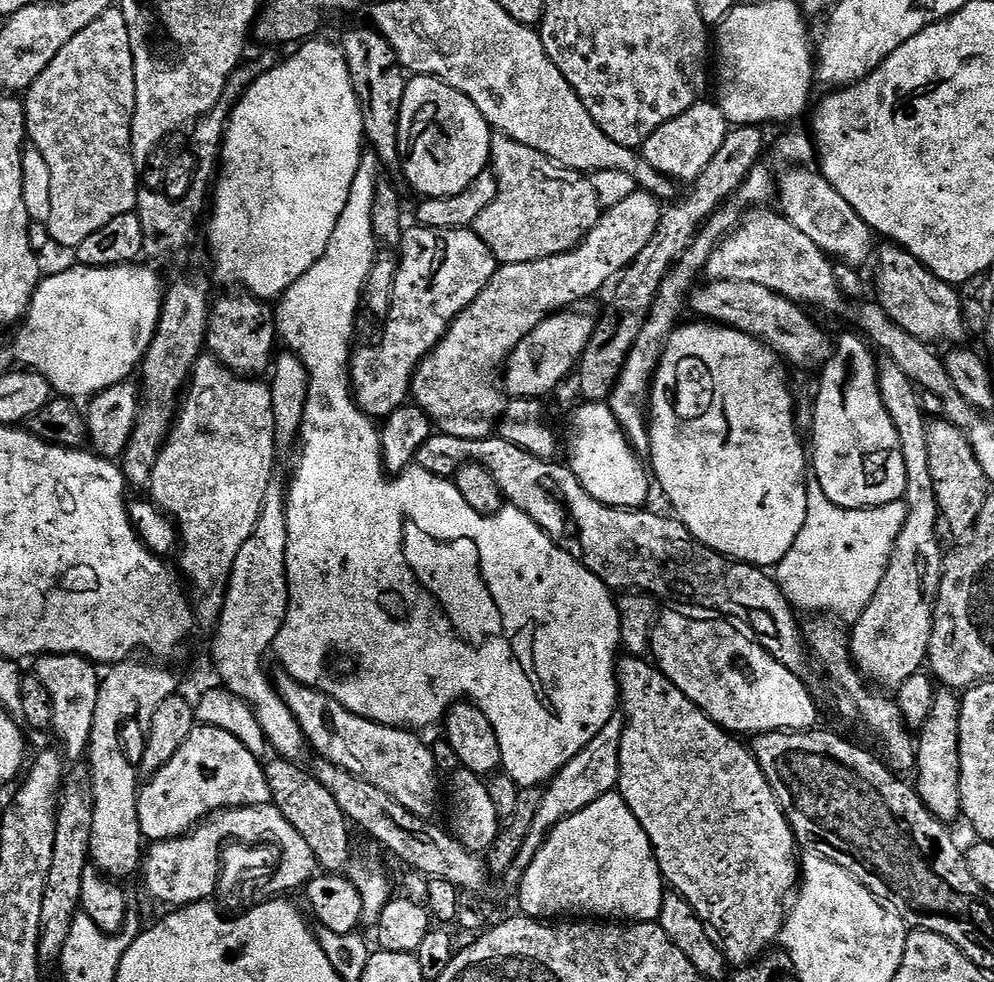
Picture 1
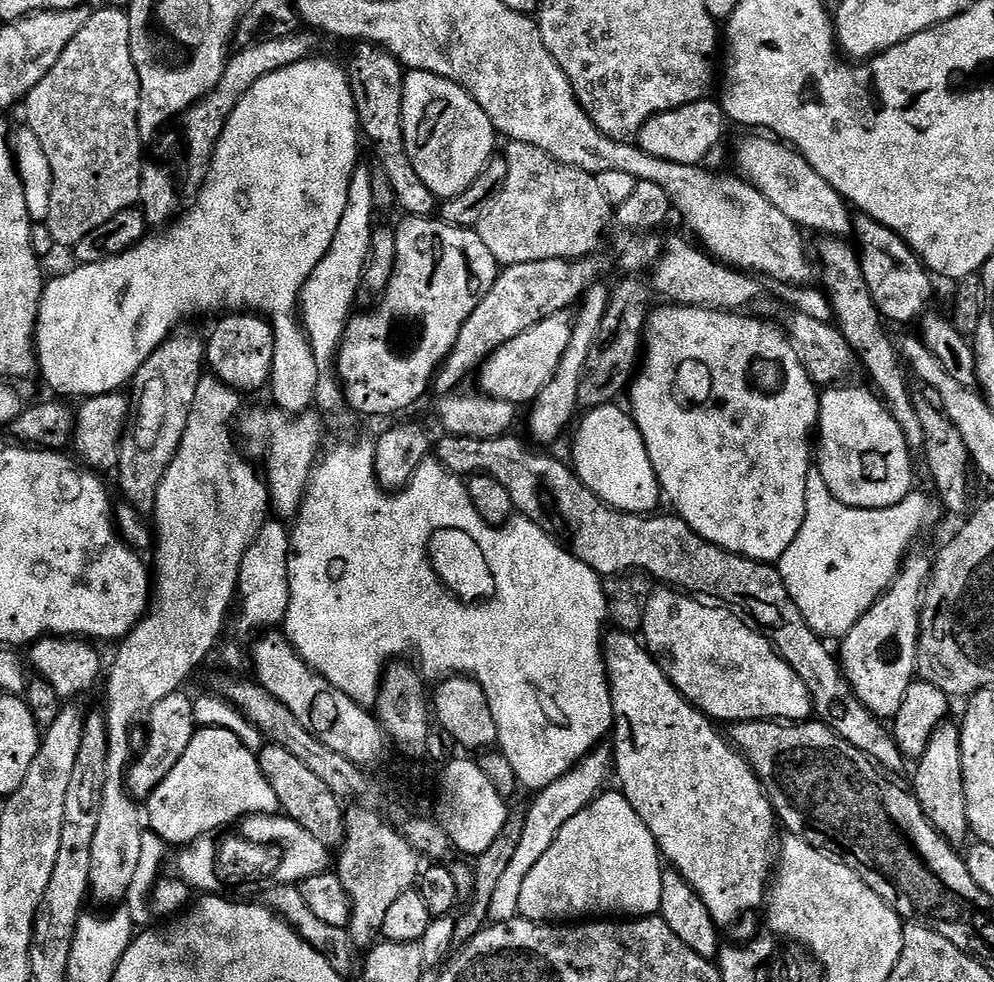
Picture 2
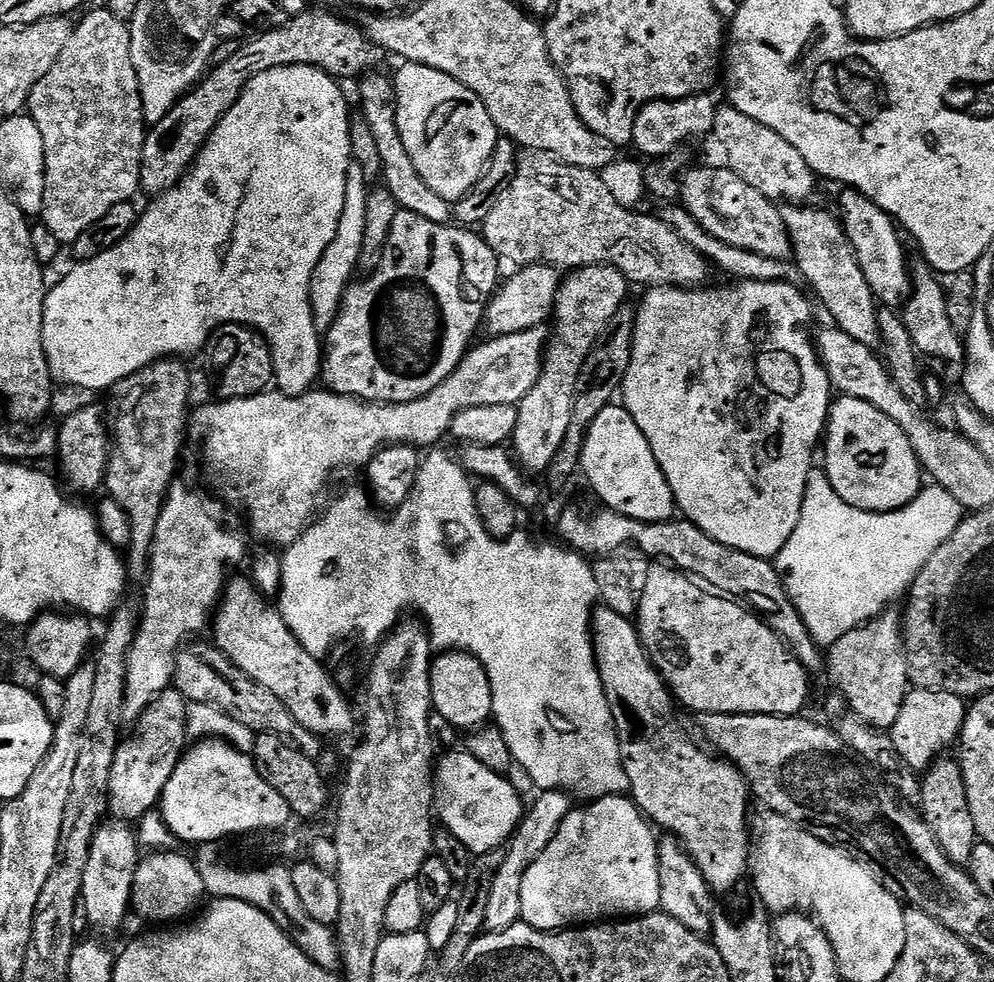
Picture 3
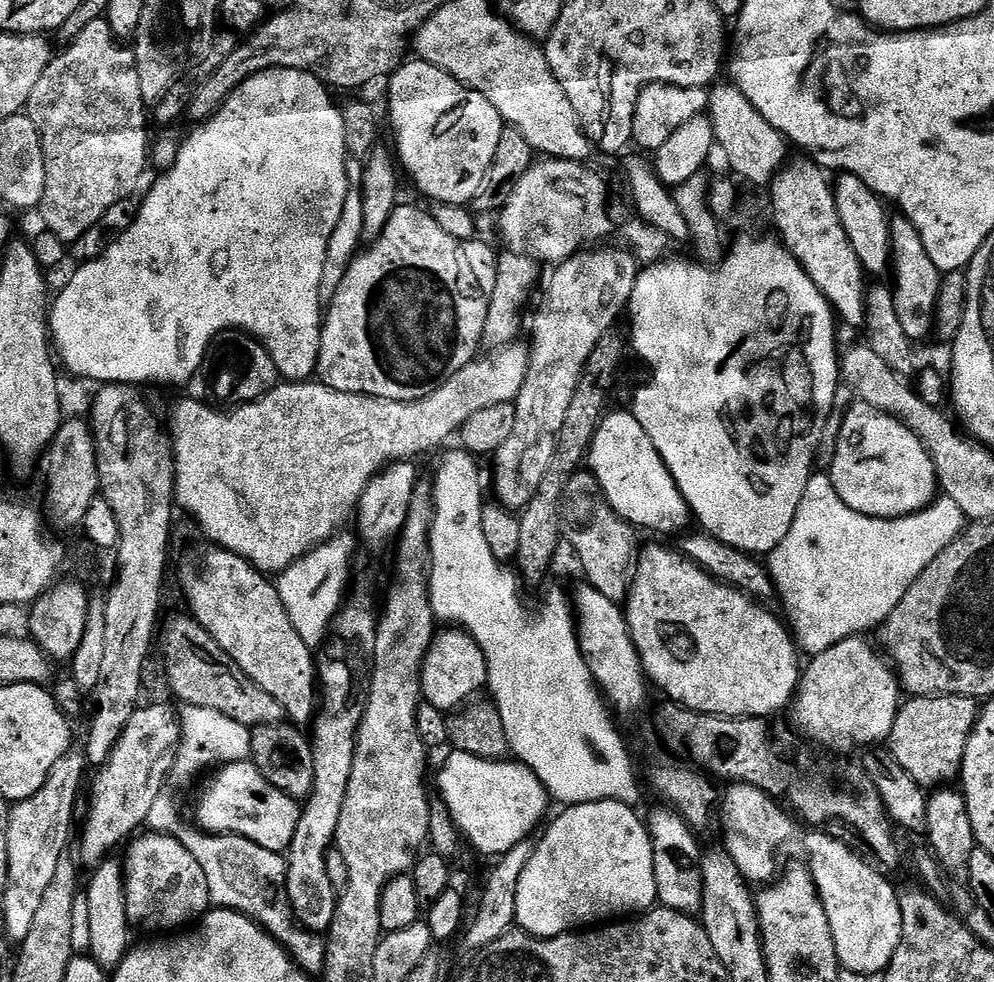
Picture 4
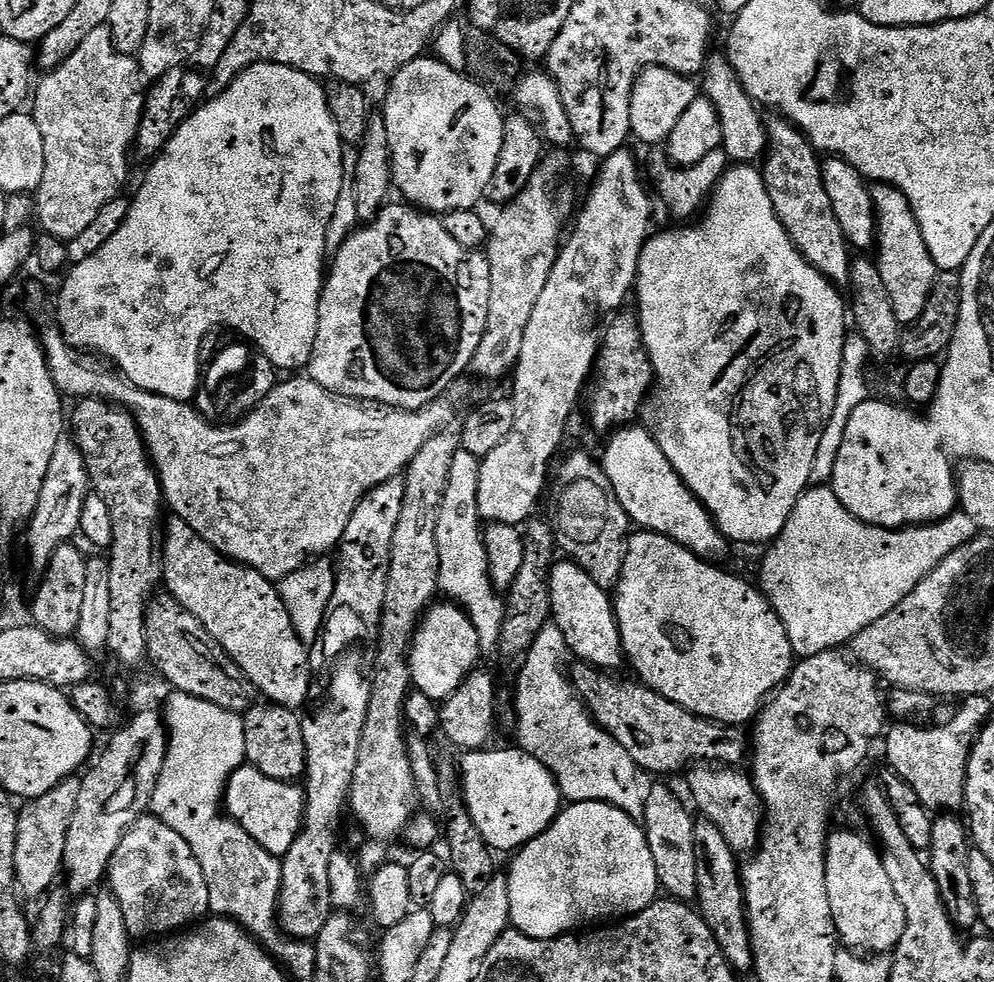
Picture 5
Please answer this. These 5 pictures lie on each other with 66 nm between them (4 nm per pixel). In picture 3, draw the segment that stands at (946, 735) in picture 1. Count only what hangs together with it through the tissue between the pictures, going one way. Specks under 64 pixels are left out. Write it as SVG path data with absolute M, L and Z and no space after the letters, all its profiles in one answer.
M948 759L937 760L927 772L923 773L920 780L918 812L934 834L942 854L946 854L950 862L967 866L970 854L974 854L974 846L978 842L974 814L970 814L970 798L966 794L966 782L960 769L959 759Z

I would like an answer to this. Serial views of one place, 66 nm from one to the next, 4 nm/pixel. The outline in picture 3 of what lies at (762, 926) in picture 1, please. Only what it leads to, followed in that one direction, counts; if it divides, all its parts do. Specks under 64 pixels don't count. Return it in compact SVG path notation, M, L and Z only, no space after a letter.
M603 606L593 608L592 649L602 686L606 690L606 702L610 702L610 714L616 723L616 737L620 743L620 757L626 770L632 803L657 829L665 828L663 831L667 835L680 841L713 893L720 894L738 887L740 879L743 876L745 879L750 872L750 789L743 774L727 760L703 747L700 749L684 733L672 709L674 697L640 641L640 629L629 617L614 614L614 610Z

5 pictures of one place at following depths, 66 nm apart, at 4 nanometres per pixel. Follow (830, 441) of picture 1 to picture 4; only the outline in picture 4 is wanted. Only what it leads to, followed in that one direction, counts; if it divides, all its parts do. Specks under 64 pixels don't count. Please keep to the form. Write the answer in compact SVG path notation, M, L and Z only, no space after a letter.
M853 403L853 408L844 416L840 424L840 433L836 436L836 453L832 456L832 485L850 506L850 510L858 510L858 514L866 514L883 520L893 520L921 512L938 496L936 467L924 444L900 420L879 412L869 404Z

